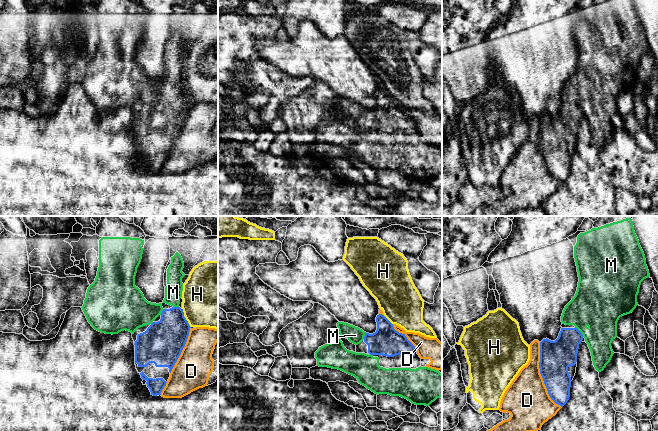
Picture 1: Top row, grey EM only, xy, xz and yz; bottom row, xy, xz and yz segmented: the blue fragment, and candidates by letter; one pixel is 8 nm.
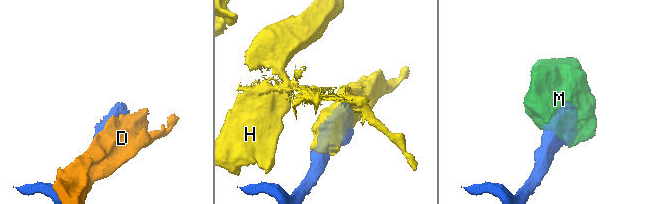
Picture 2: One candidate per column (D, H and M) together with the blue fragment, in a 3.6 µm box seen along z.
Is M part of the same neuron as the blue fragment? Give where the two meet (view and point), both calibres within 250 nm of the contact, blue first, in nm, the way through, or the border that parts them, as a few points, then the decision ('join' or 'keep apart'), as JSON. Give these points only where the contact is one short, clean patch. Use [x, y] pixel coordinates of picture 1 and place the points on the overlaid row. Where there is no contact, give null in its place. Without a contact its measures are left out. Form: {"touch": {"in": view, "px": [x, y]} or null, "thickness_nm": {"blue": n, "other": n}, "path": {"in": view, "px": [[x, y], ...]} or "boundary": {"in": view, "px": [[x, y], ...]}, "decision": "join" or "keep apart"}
{"touch": {"in": "yz", "px": [579, 331]}, "thickness_nm": {"blue": 240, "other": 360}, "decision": "join"}

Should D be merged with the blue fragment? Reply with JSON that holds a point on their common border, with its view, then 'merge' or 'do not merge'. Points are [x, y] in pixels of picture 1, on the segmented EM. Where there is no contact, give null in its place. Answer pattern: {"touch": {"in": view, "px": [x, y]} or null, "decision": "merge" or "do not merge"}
{"touch": {"in": "yz", "px": [541, 375]}, "decision": "do not merge"}

